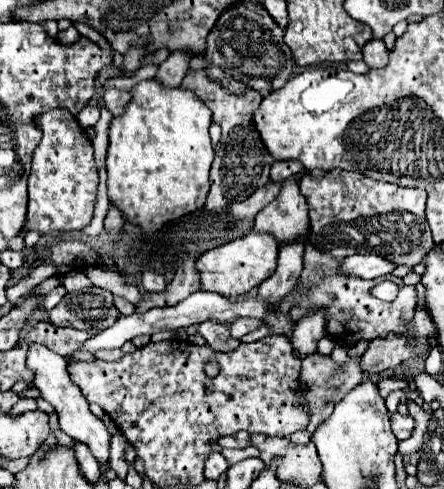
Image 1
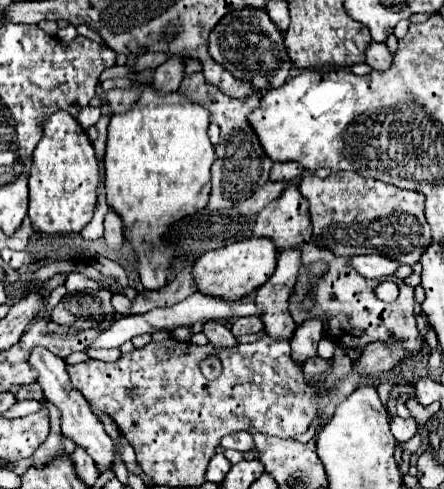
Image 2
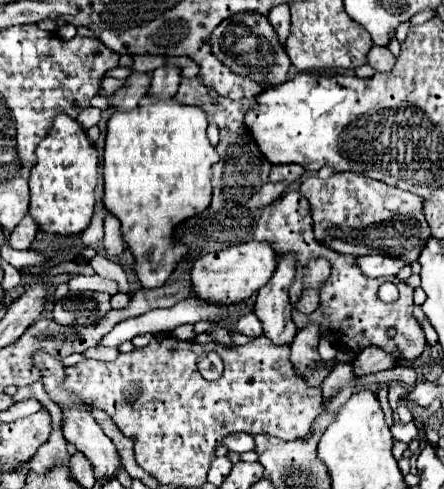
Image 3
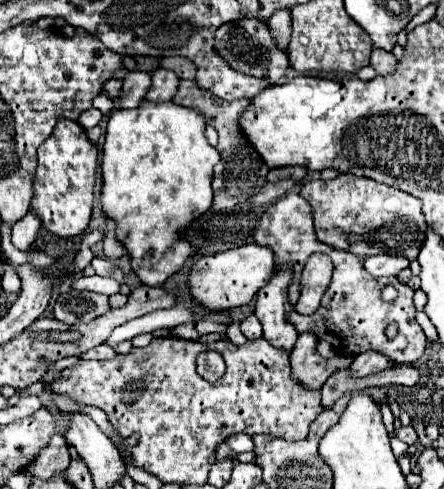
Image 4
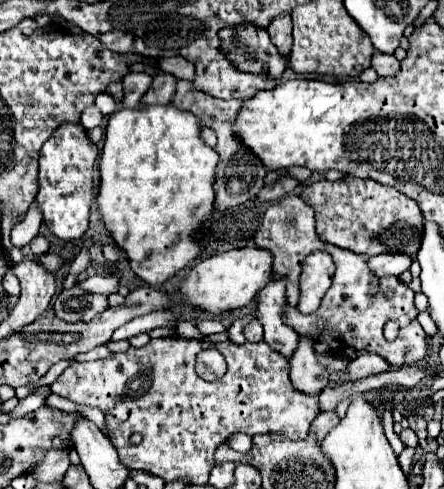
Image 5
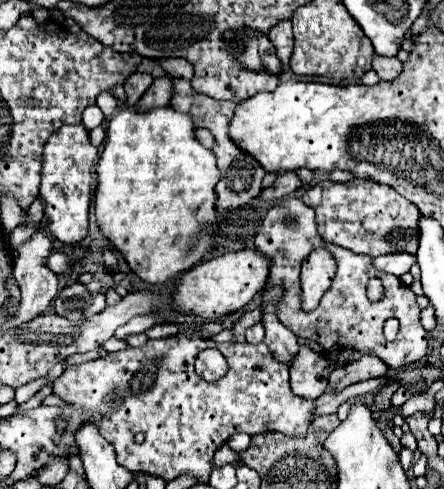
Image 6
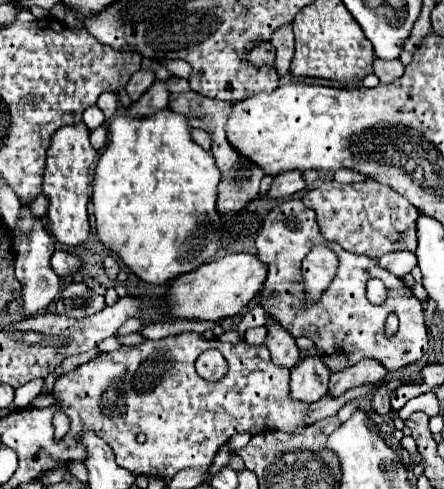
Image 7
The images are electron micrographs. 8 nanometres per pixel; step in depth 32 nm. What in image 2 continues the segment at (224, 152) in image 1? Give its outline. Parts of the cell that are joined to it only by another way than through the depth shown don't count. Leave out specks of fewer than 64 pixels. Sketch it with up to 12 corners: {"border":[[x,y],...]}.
{"border":[[202,72],[180,92],[220,126],[208,210],[268,182],[272,158],[248,114],[260,94],[226,96]]}

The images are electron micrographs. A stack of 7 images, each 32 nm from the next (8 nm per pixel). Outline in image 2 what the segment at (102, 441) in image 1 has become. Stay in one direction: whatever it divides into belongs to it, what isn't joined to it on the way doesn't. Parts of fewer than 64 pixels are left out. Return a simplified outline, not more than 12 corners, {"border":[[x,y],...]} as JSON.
{"border":[[42,346],[30,352],[44,398],[62,414],[62,432],[112,468],[114,446],[66,362]]}

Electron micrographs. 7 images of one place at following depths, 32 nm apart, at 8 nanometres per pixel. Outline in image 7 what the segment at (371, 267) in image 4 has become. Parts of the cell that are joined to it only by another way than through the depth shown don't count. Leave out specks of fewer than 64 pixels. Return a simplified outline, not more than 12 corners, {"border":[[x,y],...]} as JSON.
{"border":[[392,252],[378,266],[398,278],[416,266],[416,254]]}

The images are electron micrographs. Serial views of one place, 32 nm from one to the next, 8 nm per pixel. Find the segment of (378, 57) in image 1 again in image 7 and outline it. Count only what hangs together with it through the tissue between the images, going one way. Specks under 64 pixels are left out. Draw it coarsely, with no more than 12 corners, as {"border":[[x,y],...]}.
{"border":[[374,58],[374,74],[380,82],[400,78],[404,66],[400,60]]}

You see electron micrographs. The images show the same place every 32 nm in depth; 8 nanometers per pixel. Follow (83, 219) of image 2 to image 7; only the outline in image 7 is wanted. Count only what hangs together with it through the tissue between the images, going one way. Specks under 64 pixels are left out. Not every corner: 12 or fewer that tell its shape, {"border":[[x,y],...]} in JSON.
{"border":[[84,122],[46,150],[48,230],[66,246],[88,236],[90,166]]}

